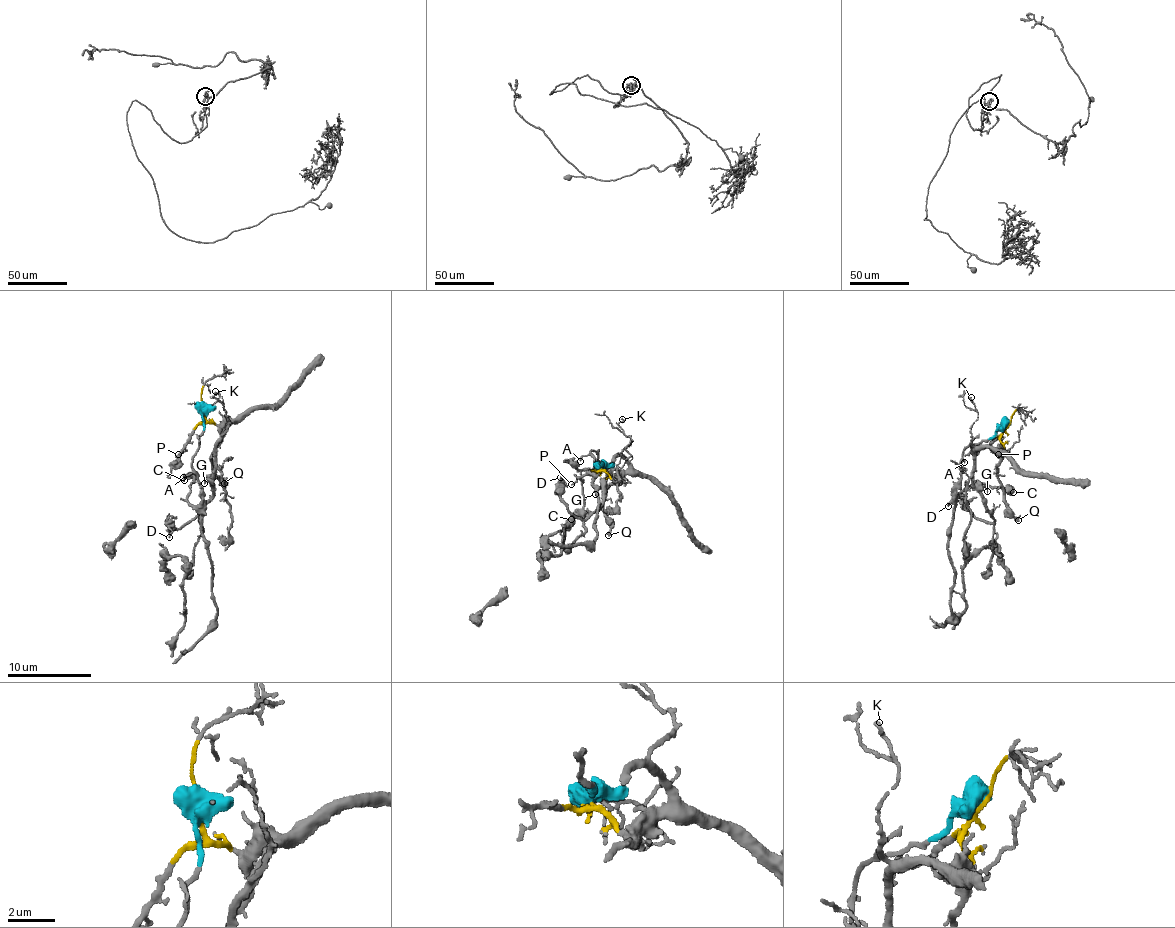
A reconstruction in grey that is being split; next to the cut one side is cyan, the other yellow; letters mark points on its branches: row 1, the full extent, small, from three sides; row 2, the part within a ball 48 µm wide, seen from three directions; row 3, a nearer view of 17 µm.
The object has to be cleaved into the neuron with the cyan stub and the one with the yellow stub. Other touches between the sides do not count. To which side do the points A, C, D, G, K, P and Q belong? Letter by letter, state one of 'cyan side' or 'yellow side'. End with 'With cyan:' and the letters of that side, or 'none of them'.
A: cyan side
C: cyan side
D: yellow side
G: yellow side
K: yellow side
P: yellow side
Q: yellow side
With cyan: A, C

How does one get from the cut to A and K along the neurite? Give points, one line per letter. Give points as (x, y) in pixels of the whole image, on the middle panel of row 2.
A: (599, 470), (602, 464), (596, 452), (588, 454), (580, 461)
K: (599, 470), (618, 479), (628, 466), (628, 458), (621, 452), (630, 436), (625, 436), (621, 419)

